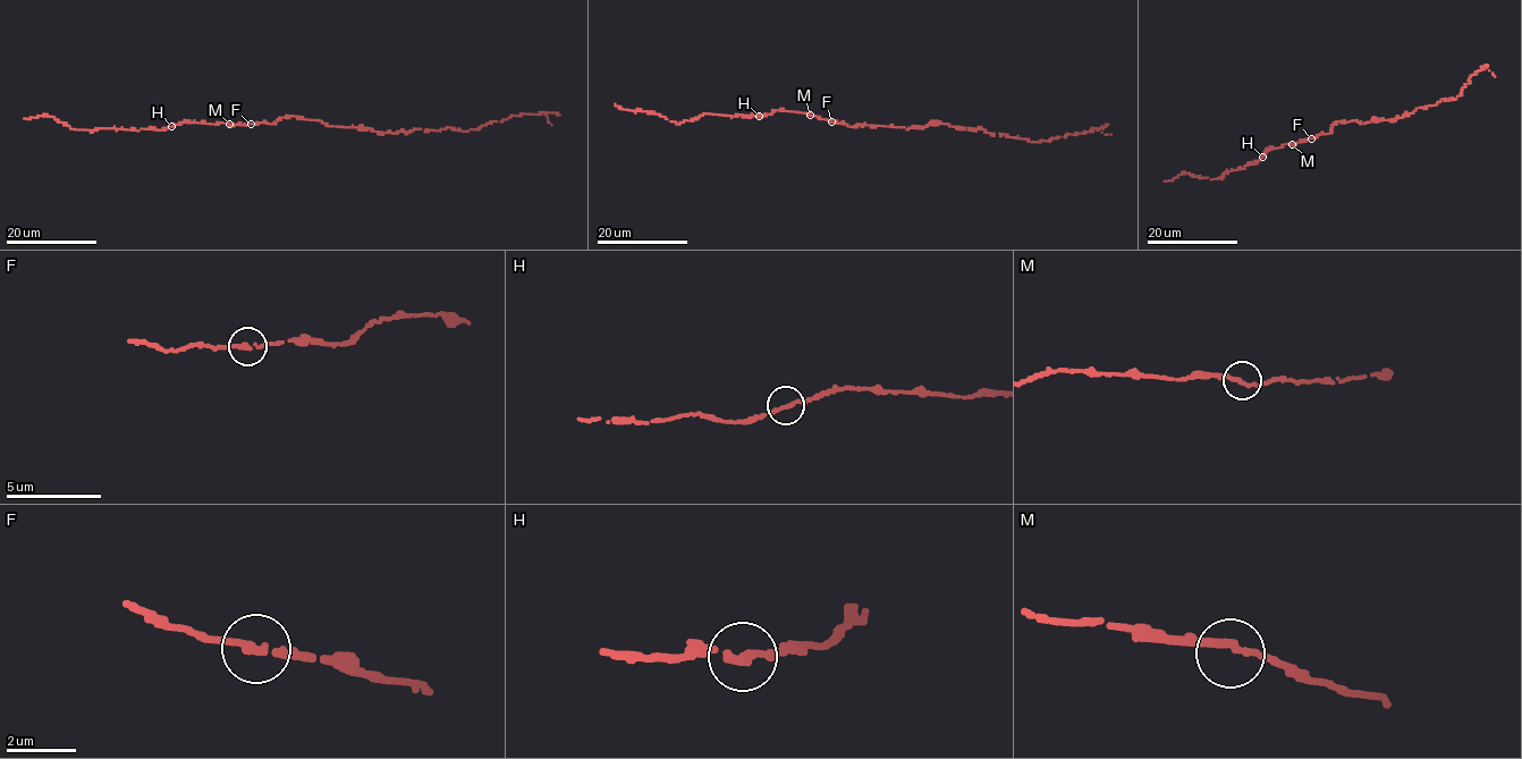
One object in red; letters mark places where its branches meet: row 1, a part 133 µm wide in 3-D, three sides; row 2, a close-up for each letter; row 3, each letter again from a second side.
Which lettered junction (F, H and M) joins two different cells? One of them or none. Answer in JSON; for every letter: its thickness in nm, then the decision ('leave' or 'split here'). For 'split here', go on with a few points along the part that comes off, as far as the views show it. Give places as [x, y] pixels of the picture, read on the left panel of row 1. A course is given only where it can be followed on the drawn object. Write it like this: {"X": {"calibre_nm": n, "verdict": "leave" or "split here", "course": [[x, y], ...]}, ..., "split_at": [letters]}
{"F": {"calibre_nm": 240, "verdict": "leave"}, "H": {"calibre_nm": 240, "verdict": "leave"}, "M": {"calibre_nm": 240, "verdict": "leave"}, "split_at": []}

